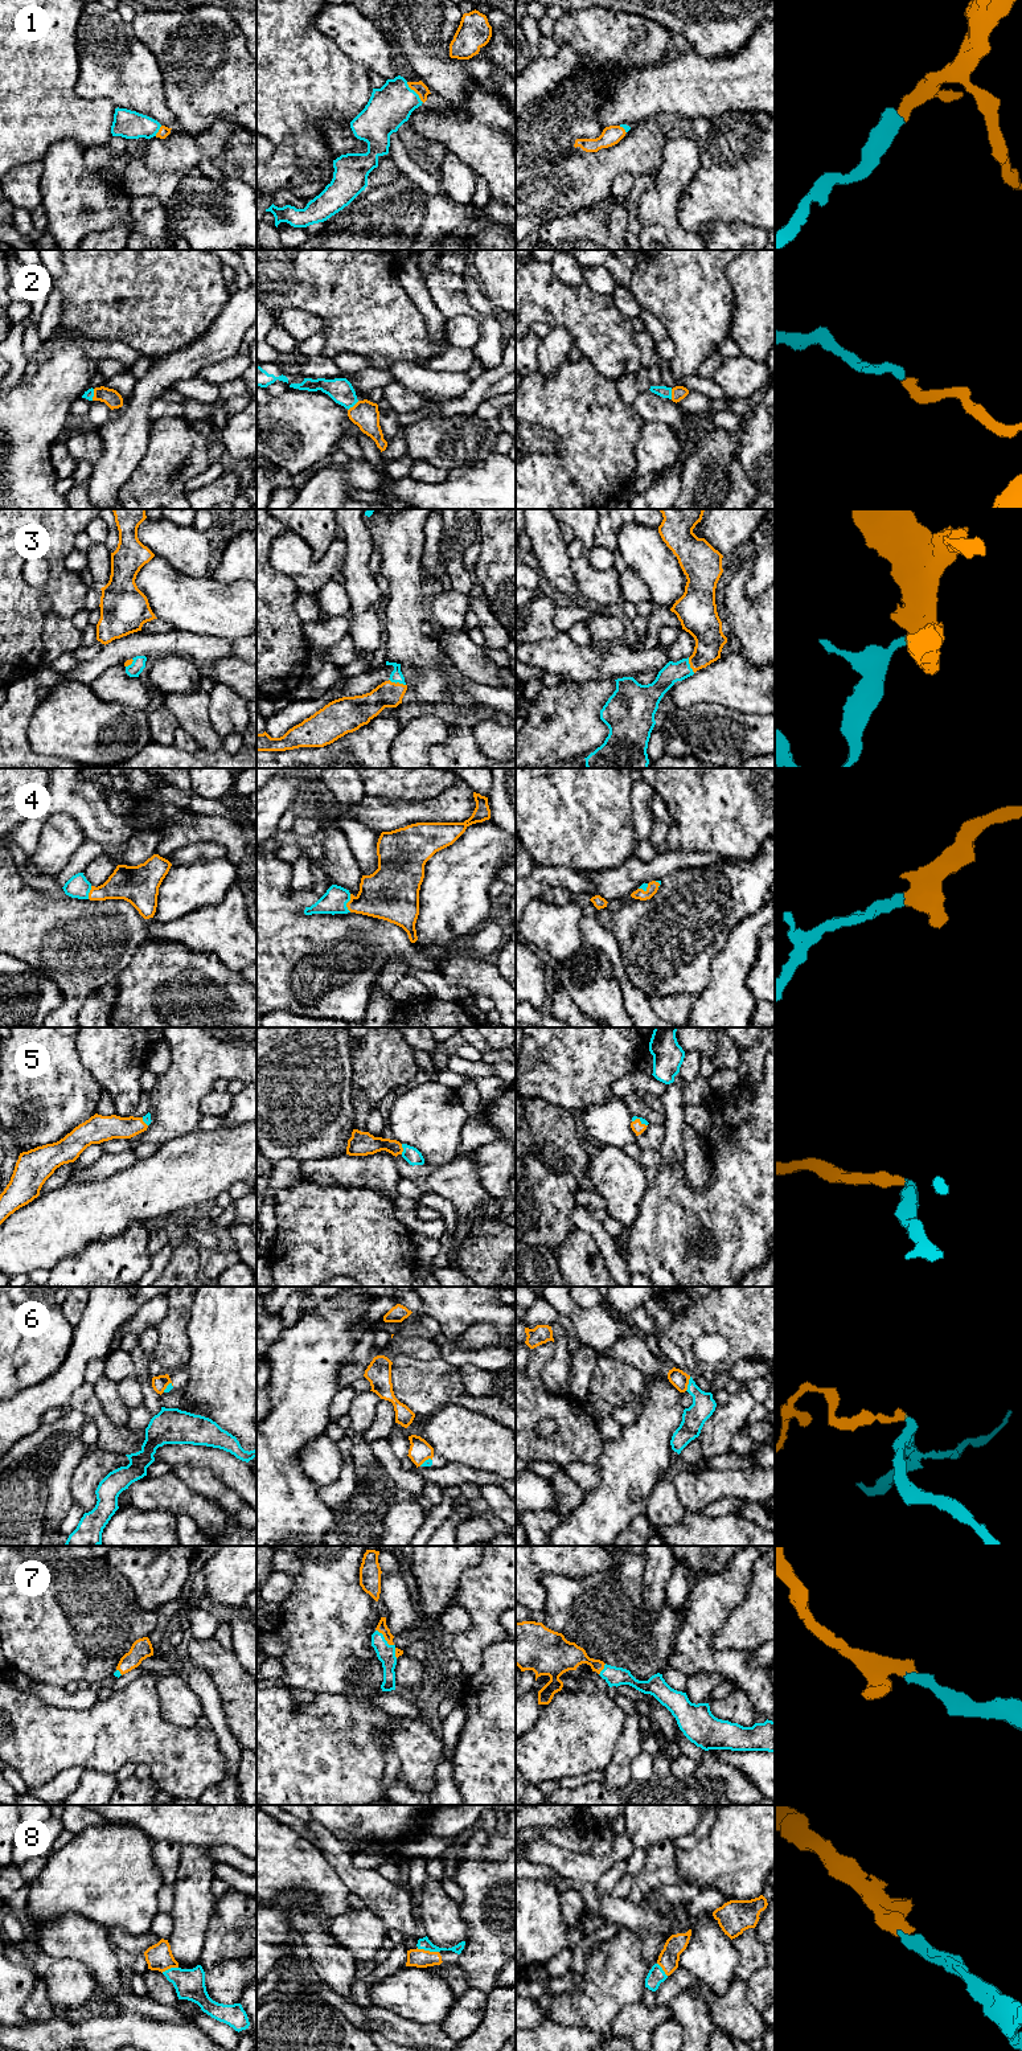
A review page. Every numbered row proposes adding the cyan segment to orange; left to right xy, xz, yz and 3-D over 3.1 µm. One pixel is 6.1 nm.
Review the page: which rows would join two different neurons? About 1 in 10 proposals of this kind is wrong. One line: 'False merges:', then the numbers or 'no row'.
False merges: 6

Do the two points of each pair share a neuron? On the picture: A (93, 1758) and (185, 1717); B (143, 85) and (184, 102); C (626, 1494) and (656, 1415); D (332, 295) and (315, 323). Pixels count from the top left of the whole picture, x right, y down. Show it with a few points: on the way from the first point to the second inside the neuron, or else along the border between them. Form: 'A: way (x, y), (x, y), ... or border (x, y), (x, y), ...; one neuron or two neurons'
A: border (157, 1695), (160, 1714), (168, 1722), (196, 1725); two neurons
B: border (157, 64), (173, 124); two neurons
C: way (628, 1475), (629, 1468), (640, 1457), (649, 1435); one neuron
D: border (287, 308), (317, 315), (323, 328); two neurons

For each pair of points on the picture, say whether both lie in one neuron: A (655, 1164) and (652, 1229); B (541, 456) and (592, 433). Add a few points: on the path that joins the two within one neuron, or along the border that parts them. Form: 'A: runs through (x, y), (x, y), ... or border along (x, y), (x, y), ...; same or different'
A: border along (663, 1163), (651, 1173); different
B: runs through (554, 450), (579, 437); same

